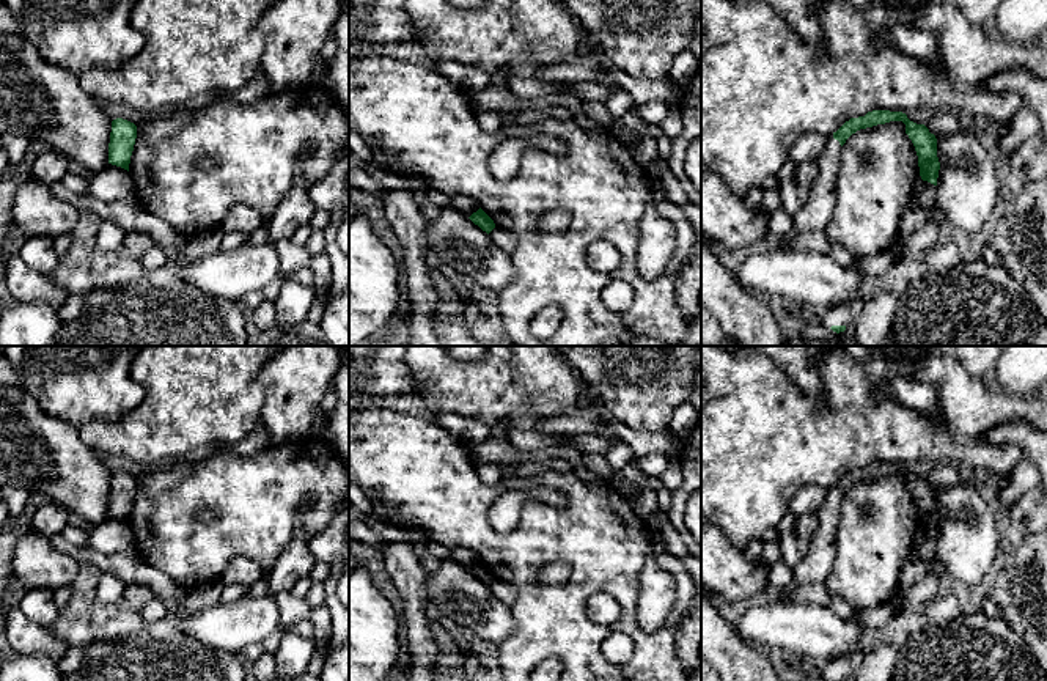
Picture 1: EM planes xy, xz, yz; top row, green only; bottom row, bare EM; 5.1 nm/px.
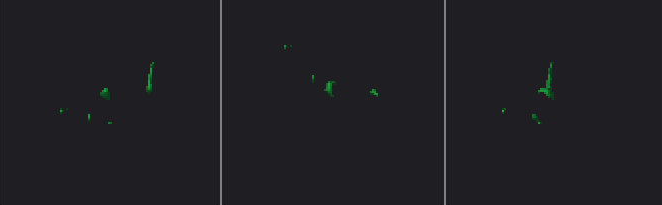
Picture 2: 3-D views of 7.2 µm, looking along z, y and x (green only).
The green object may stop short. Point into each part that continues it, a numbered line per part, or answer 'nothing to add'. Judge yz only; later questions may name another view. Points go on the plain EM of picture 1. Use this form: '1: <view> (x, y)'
1: yz (837, 667)

